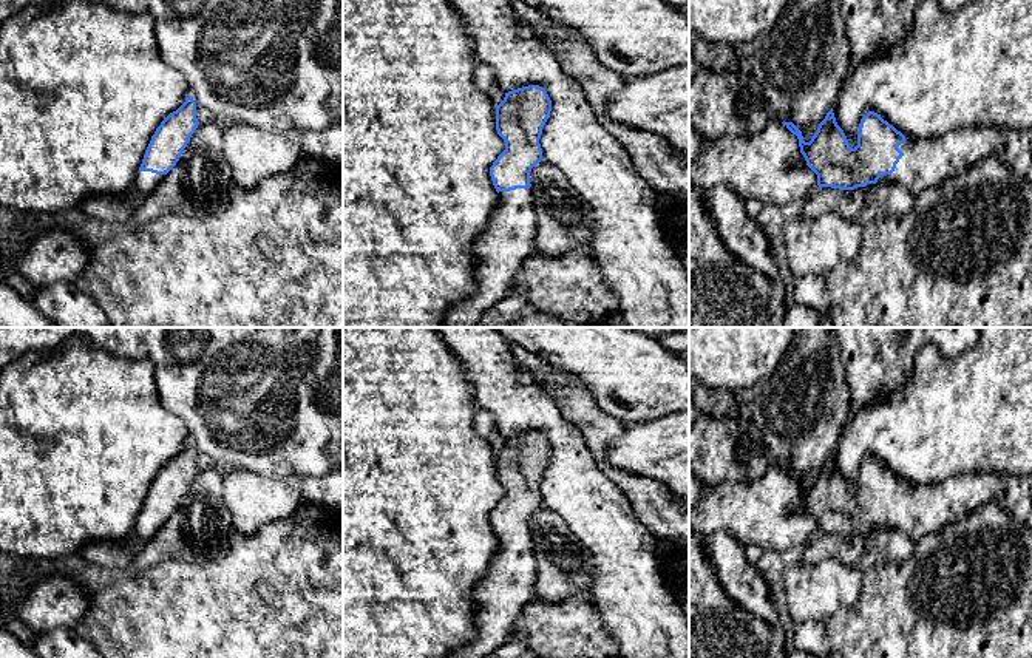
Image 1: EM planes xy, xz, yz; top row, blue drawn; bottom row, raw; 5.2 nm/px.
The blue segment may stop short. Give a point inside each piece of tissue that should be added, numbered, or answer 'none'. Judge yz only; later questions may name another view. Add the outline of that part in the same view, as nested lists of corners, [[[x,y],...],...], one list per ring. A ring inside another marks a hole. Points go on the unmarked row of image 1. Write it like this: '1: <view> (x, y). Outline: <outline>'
1: yz (926, 510). Outline: [[[990,473],[958,474],[933,485],[905,483],[898,494],[904,502],[895,517],[882,521],[878,528],[899,530],[916,544],[921,538],[939,533],[987,502],[1001,502],[1004,479]]]

